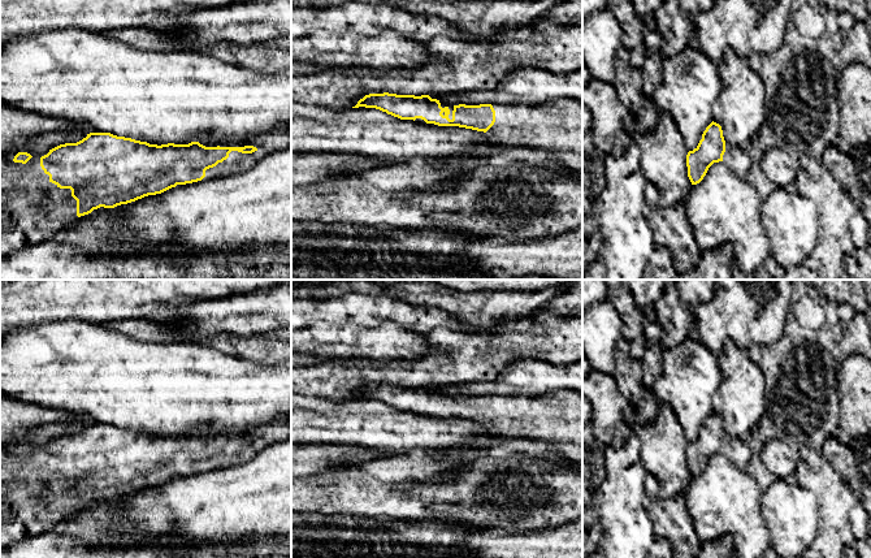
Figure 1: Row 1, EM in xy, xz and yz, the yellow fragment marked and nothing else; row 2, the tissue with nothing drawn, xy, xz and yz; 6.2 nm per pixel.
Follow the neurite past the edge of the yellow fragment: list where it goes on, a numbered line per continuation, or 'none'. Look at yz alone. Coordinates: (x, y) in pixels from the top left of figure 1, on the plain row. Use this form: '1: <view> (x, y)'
1: yz (736, 450)

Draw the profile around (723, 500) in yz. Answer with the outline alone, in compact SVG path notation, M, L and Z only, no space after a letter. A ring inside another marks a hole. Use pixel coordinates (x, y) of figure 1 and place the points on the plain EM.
M723 453L714 454L703 471L684 489L688 512L702 544L731 535L738 558L760 558L771 548L770 529L760 514L762 492L753 475L737 468Z

